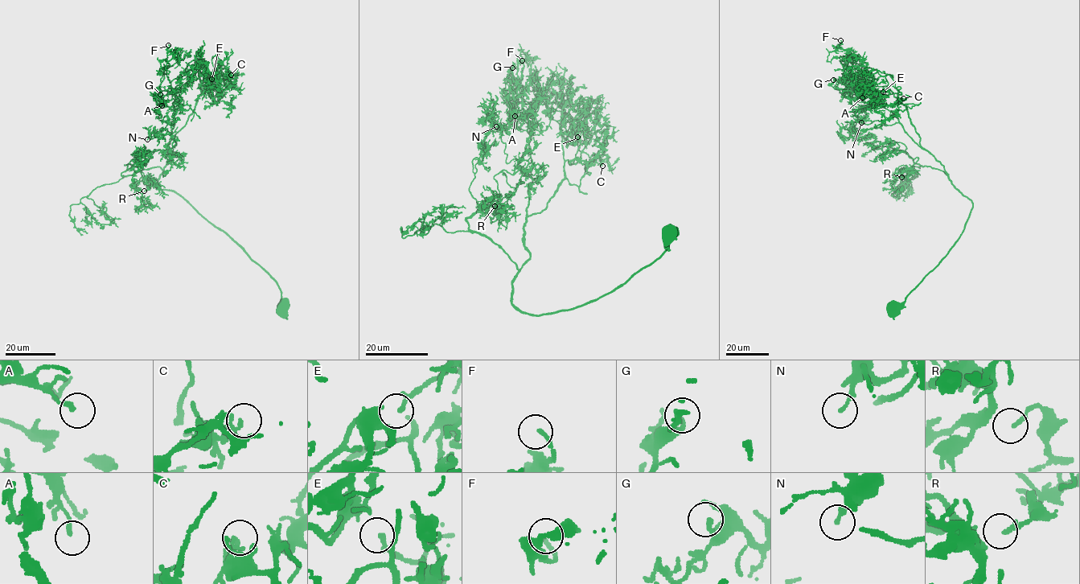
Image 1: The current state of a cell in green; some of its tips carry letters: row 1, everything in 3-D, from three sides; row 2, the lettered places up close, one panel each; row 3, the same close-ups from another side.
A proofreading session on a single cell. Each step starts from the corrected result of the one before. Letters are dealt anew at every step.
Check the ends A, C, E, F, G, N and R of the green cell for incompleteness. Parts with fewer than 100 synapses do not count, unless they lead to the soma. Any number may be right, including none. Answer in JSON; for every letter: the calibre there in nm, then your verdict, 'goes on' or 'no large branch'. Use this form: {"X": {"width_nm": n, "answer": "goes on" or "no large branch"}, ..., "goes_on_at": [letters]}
{"A": {"width_nm": 180, "answer": "no large branch"}, "C": {"width_nm": 140, "answer": "no large branch"}, "E": {"width_nm": 200, "answer": "no large branch"}, "F": {"width_nm": 160, "answer": "no large branch"}, "G": {"width_nm": 180, "answer": "no large branch"}, "N": {"width_nm": 200, "answer": "no large branch"}, "R": {"width_nm": 130, "answer": "no large branch"}, "goes_on_at": []}

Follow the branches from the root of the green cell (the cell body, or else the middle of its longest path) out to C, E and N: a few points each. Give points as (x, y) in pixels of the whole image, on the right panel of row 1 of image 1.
C: (892, 309), (942, 258), (972, 207), (920, 145), (907, 110), (914, 104), (900, 100), (893, 104), (903, 98)
E: (892, 309), (954, 244), (972, 203), (921, 146), (897, 97), (901, 93), (883, 92)
N: (892, 309), (954, 244), (972, 203), (951, 183), (943, 166), (900, 123), (861, 122)

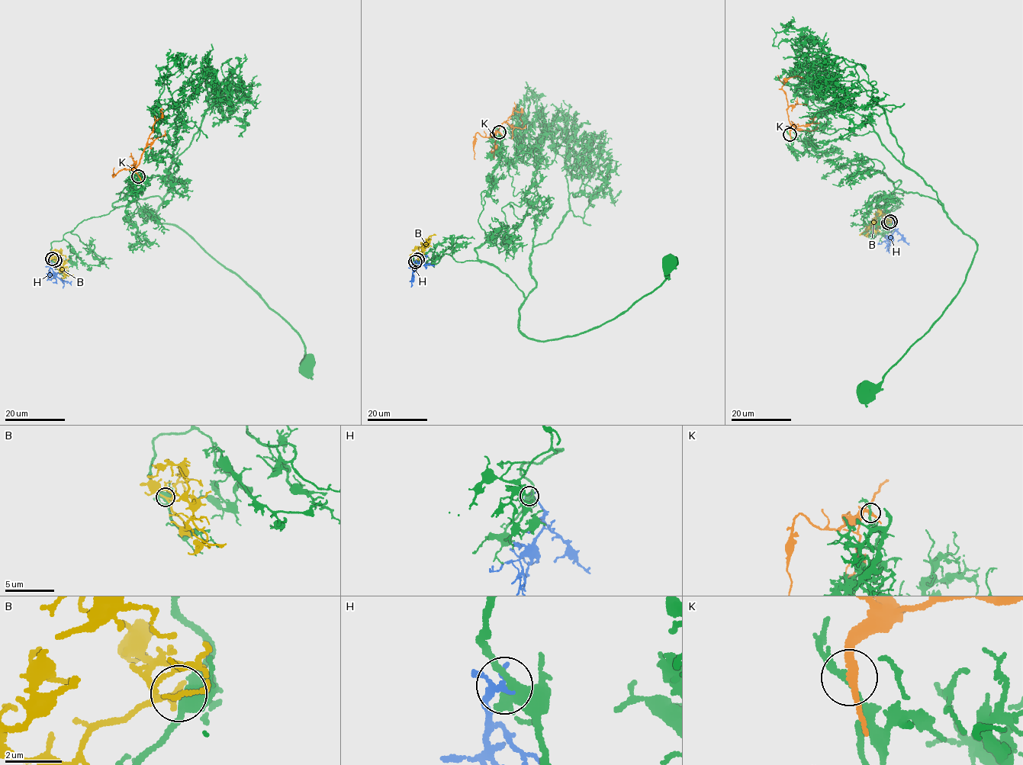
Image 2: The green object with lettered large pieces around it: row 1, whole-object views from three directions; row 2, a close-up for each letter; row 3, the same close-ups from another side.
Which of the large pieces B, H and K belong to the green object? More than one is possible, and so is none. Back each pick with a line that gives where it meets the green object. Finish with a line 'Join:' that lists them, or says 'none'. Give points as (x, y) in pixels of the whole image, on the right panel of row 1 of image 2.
B: (888, 223)
Join: B

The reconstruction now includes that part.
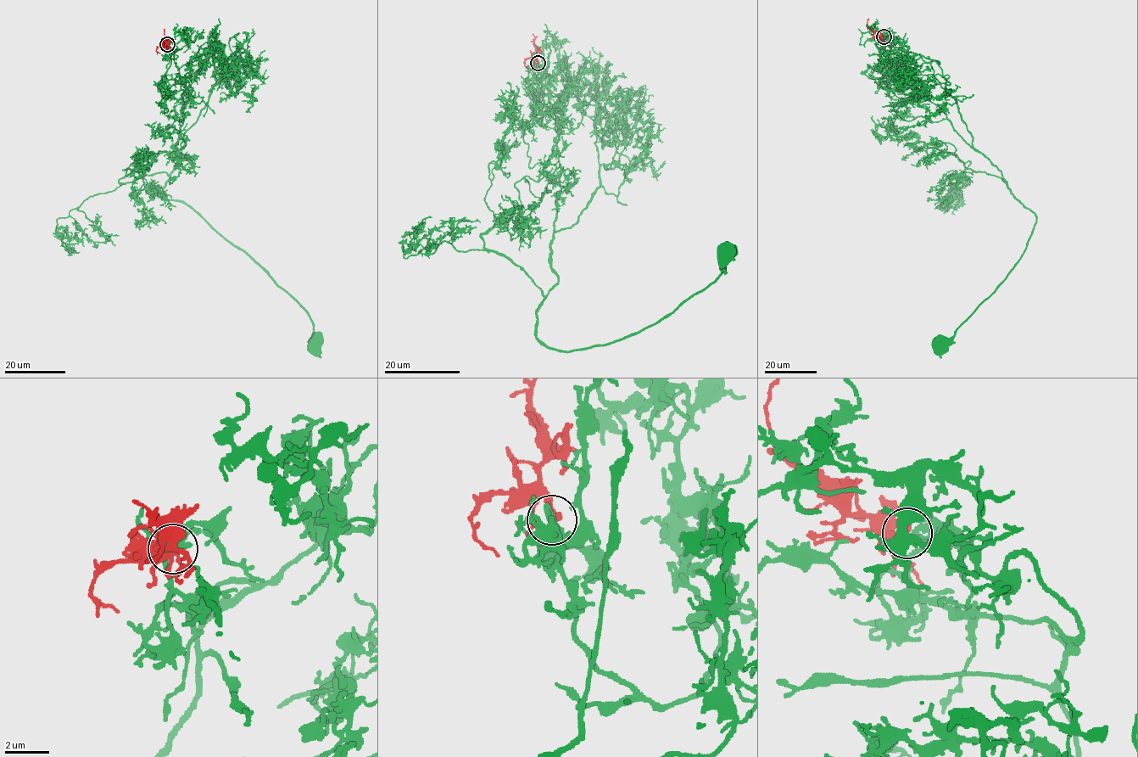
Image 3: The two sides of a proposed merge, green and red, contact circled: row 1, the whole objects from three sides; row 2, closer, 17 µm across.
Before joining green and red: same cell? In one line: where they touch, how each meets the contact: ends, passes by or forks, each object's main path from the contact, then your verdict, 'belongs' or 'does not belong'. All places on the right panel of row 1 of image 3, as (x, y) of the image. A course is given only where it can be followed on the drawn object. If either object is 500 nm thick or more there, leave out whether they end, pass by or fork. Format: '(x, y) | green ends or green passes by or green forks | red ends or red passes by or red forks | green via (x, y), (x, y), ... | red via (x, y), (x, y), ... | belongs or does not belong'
(884, 36) | green forks | red passes by | green via (884, 37), (886, 45), (901, 48), (905, 77), (1000, 171), (1036, 217), (1014, 266), (939, 344) | red via (884, 37), (868, 27), (868, 18) | belongs

